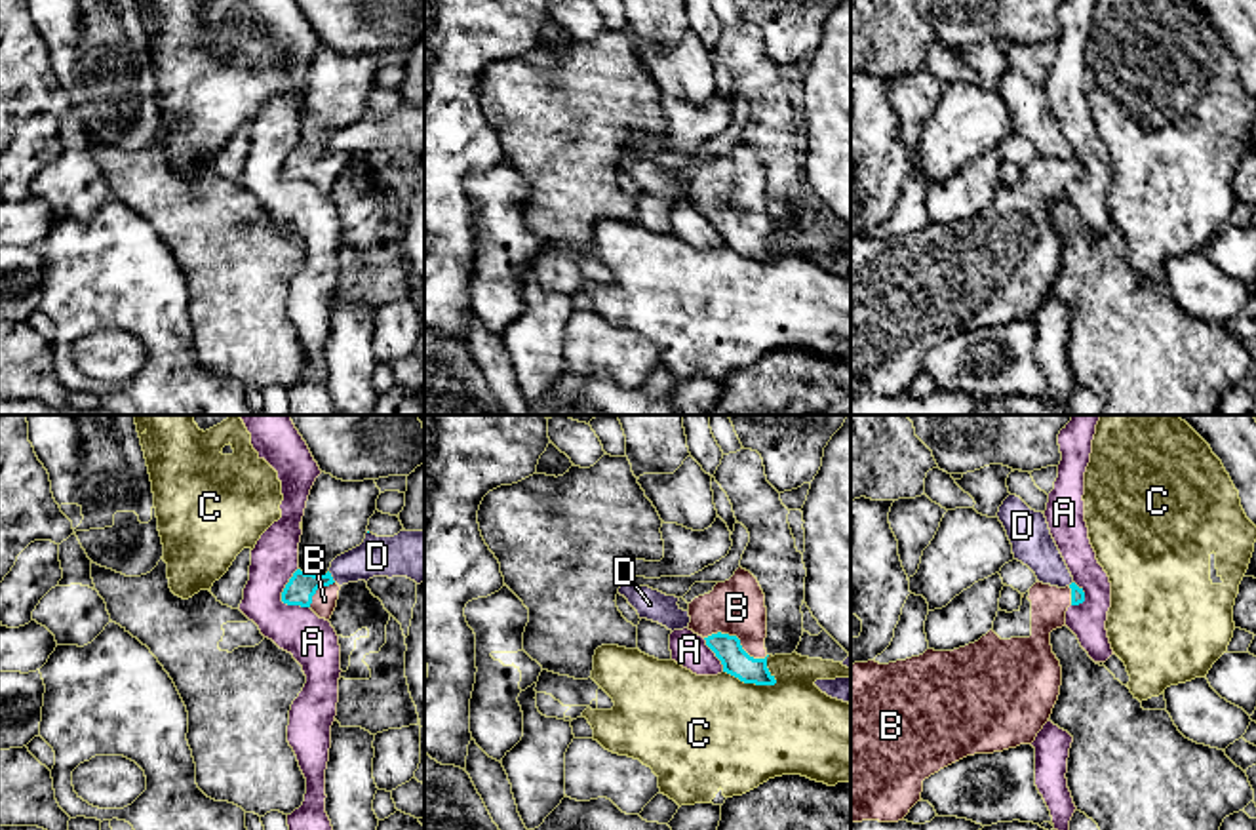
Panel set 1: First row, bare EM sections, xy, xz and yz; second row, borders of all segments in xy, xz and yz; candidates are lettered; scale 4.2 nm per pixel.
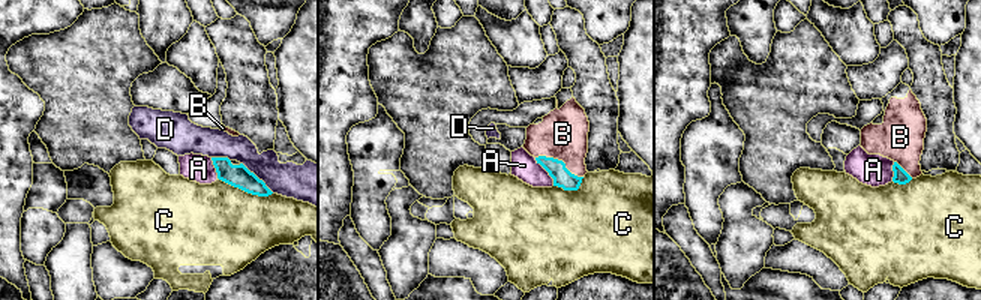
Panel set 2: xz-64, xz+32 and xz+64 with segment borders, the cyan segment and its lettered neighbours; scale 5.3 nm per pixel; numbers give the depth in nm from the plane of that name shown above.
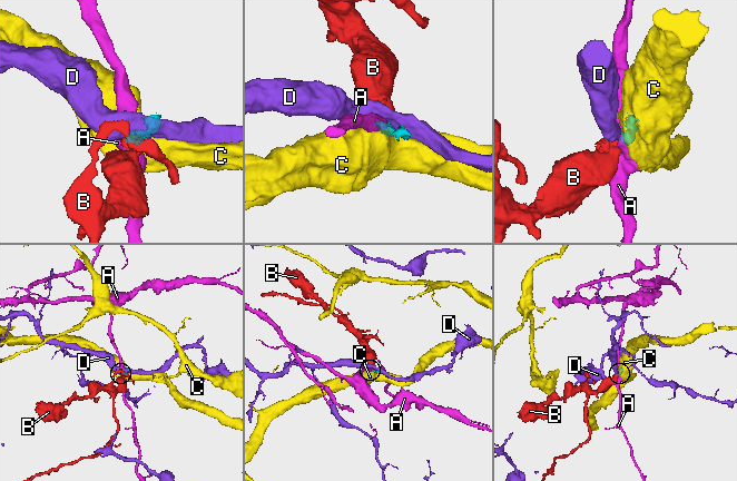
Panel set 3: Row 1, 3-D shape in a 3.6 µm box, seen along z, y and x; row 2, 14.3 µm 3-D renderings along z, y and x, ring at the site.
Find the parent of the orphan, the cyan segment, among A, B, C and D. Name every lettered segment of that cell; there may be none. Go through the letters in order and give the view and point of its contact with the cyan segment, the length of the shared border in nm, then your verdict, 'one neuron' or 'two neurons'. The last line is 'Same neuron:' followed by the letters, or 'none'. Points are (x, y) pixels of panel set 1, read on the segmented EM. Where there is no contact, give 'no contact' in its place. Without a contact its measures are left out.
A: contact xy (282, 598); length 180 nm; two neurons
B: contact xz (739, 640); length 280 nm; one neuron
C: contact xz (750, 682); length 240 nm; two neurons
D: contact xy (332, 577); length 60 nm; two neurons
Same neuron: B

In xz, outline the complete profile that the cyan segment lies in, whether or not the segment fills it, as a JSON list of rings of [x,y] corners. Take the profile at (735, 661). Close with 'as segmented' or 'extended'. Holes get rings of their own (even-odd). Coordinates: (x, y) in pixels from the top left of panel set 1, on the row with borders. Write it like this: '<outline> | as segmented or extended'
[[[738,567],[710,594],[689,603],[689,630],[702,636],[723,664],[723,672],[744,683],[775,685],[767,668],[767,607],[757,579]]] | extended

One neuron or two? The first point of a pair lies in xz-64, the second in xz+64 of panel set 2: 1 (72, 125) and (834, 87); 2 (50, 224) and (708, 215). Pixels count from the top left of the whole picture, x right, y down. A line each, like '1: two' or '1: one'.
1: one
2: one

